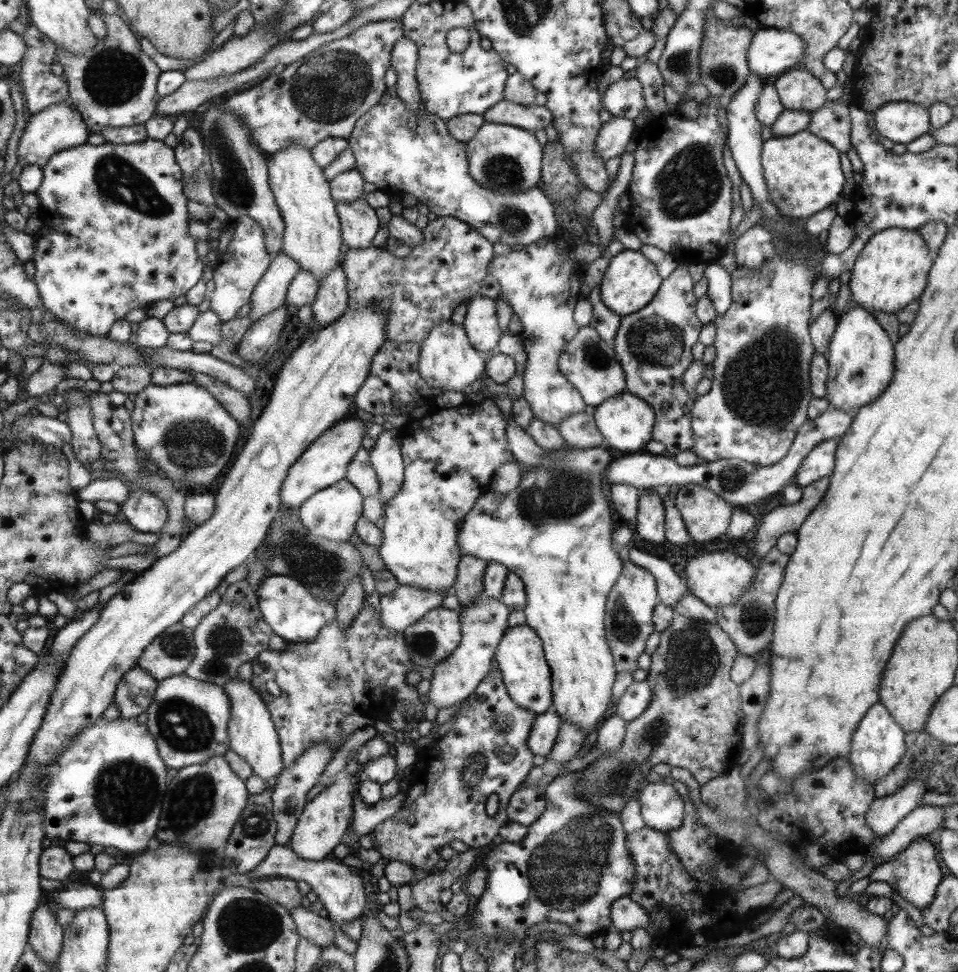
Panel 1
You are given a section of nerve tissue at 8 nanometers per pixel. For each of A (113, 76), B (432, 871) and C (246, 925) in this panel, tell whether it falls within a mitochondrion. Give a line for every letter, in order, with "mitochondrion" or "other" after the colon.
A: mitochondrion
B: other
C: mitochondrion

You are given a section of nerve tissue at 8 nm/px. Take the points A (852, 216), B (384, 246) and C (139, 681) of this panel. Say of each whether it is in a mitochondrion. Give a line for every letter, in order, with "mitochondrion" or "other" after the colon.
A: other
B: other
C: other

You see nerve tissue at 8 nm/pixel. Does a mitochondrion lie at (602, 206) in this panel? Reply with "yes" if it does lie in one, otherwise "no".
no

